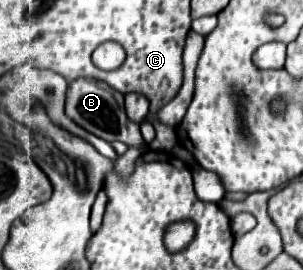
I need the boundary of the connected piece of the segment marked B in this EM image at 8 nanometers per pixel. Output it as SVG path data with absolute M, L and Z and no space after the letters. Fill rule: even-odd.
M82 78L82 80L72 80L68 84L68 92L66 92L66 116L70 116L78 126L82 126L84 130L96 134L98 138L106 140L106 142L114 142L120 140L126 146L136 146L142 148L144 140L140 134L140 126L132 124L124 112L122 106L116 104L114 98L114 90L94 78ZM70 100L70 104L68 104Z

